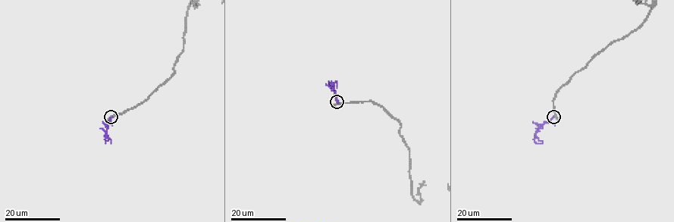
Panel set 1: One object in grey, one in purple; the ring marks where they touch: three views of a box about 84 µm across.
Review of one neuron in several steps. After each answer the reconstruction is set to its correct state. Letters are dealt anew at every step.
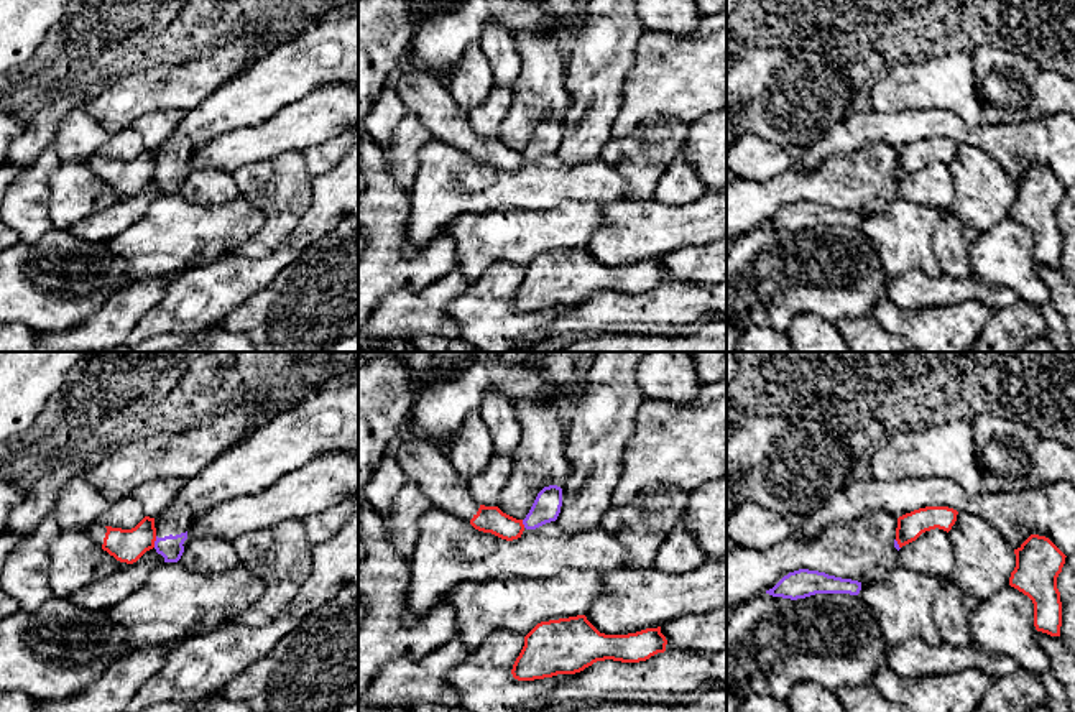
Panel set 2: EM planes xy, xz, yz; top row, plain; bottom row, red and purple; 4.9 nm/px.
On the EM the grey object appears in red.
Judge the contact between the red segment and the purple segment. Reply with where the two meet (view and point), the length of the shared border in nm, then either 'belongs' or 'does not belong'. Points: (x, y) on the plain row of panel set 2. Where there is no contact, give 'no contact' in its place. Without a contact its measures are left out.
xy (155, 171) | 60 nm | does not belong

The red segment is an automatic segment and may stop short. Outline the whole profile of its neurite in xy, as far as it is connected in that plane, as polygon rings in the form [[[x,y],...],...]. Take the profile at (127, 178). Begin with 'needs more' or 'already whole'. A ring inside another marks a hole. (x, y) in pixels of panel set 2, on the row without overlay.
needs more | [[[145,148],[131,161],[112,160],[97,153],[87,160],[87,166],[117,192],[133,196],[155,179],[155,150]]]

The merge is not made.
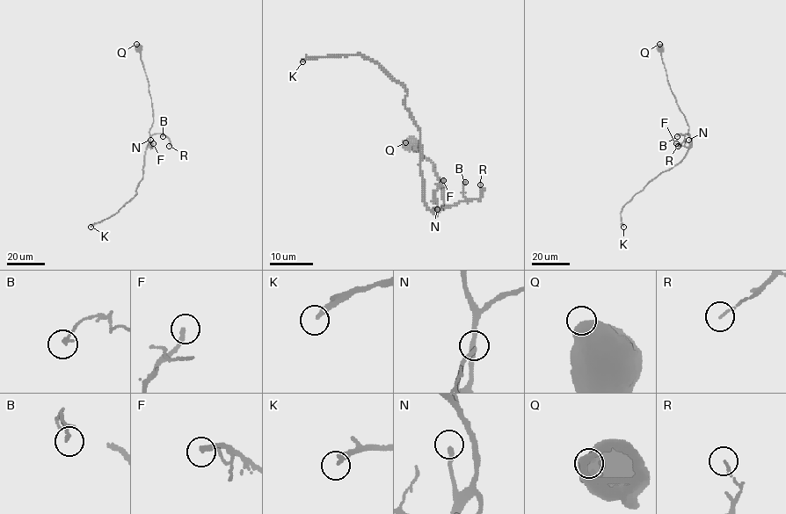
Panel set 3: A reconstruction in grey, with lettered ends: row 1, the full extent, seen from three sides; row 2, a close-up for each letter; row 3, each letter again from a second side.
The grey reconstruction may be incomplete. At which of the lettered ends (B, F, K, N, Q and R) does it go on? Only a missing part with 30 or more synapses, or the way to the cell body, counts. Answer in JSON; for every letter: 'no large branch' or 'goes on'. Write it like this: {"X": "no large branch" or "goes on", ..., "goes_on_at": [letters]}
{"B": "no large branch", "F": "no large branch", "K": "goes on", "N": "no large branch", "Q": "no large branch", "R": "no large branch", "goes_on_at": ["K"]}

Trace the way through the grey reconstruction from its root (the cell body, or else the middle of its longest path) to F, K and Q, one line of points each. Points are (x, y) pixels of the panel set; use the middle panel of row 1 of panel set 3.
F: (424, 201), (436, 215), (438, 204), (434, 191), (443, 180)
K: (424, 201), (419, 166), (420, 133), (404, 104), (406, 90), (376, 62), (358, 54), (307, 57), (302, 61)
Q: (424, 201), (436, 214), (434, 208), (439, 210), (443, 205), (443, 190), (433, 164), (415, 147), (405, 142)

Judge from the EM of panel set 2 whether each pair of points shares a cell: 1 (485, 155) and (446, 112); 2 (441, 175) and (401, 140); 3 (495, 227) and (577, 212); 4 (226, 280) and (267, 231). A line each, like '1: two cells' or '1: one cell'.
1: one cell
2: two cells
3: one cell
4: two cells

